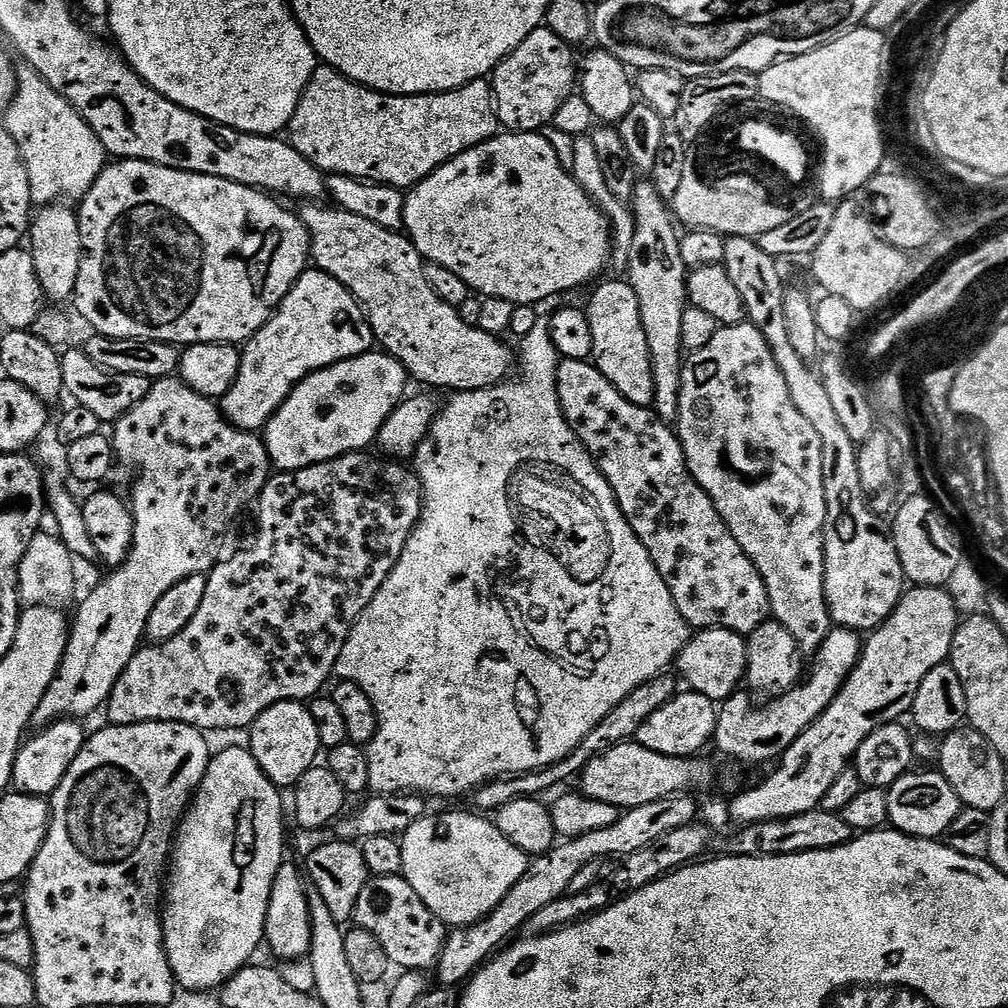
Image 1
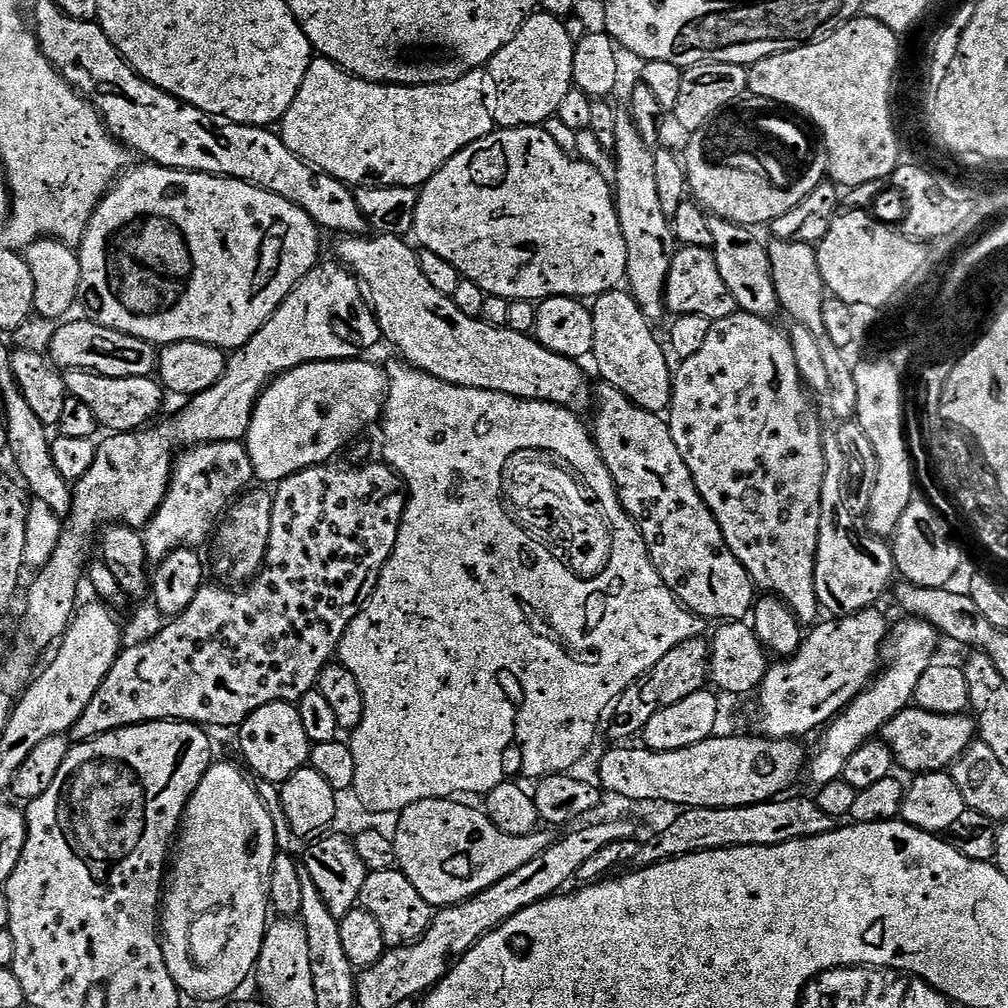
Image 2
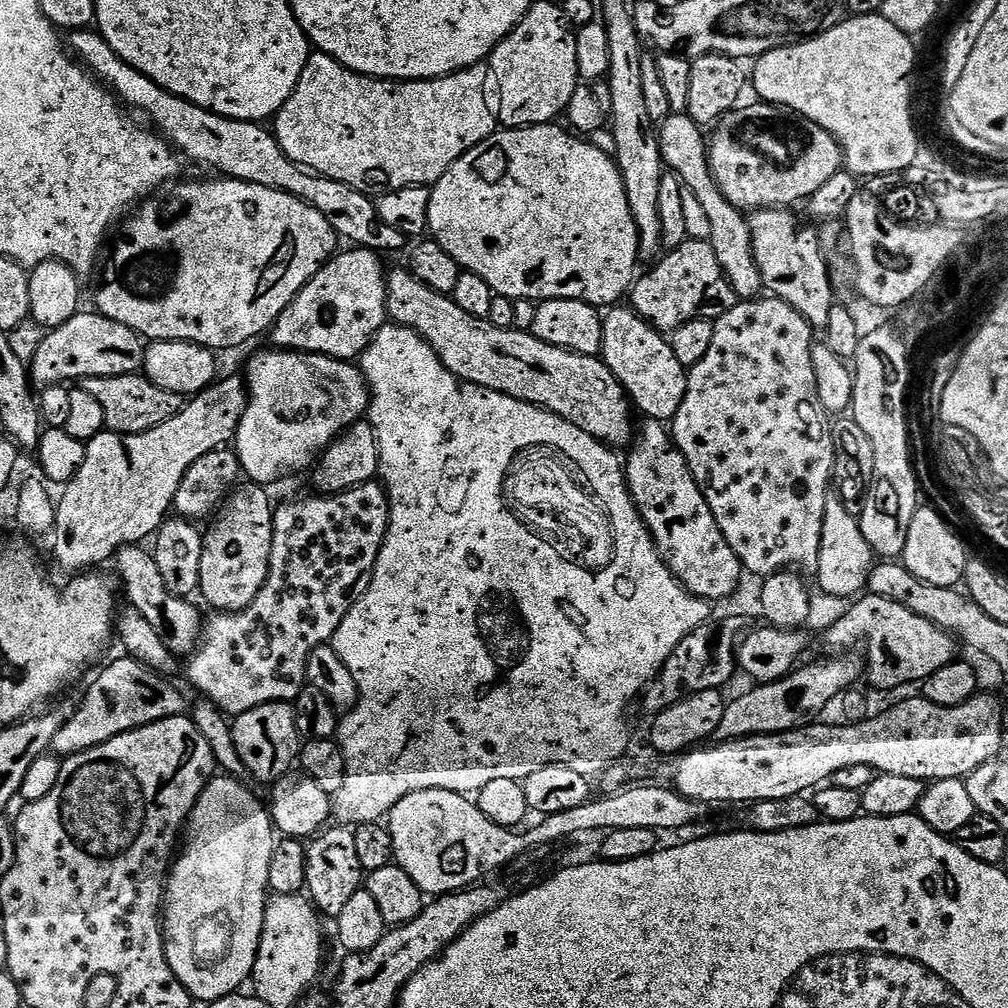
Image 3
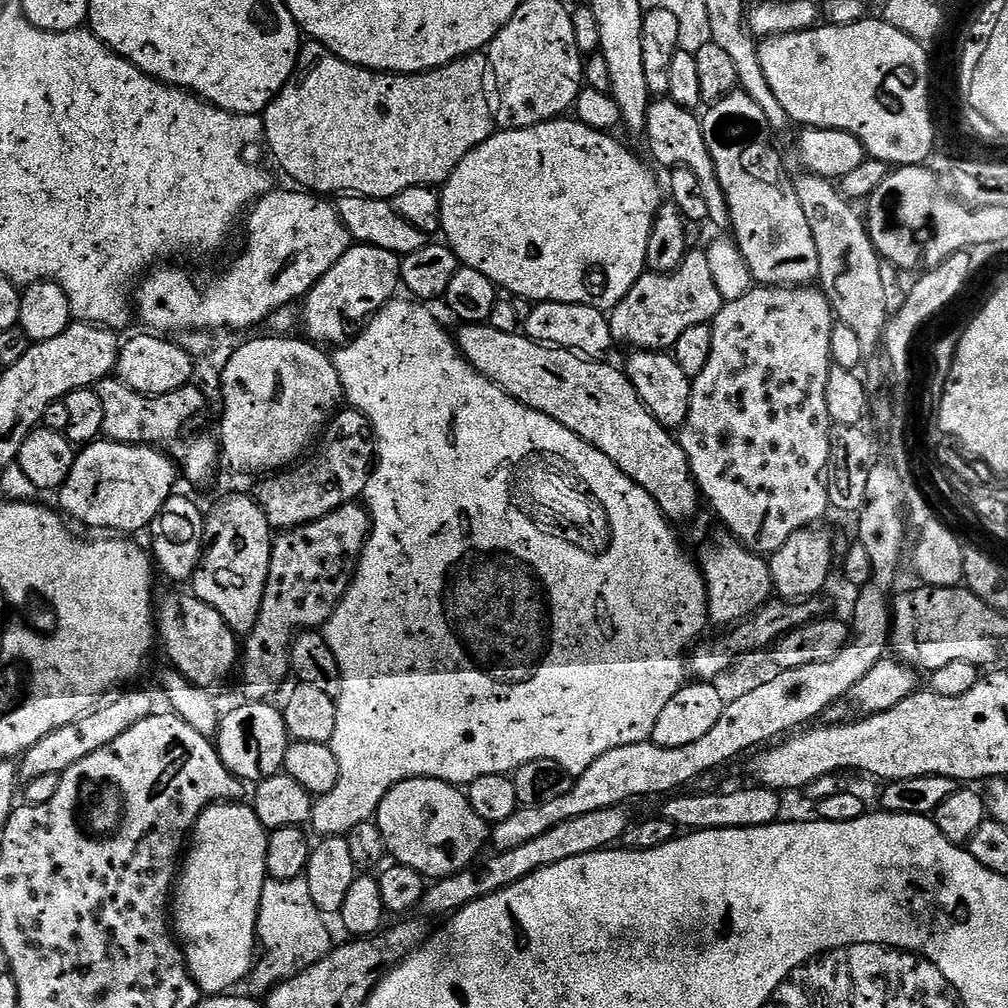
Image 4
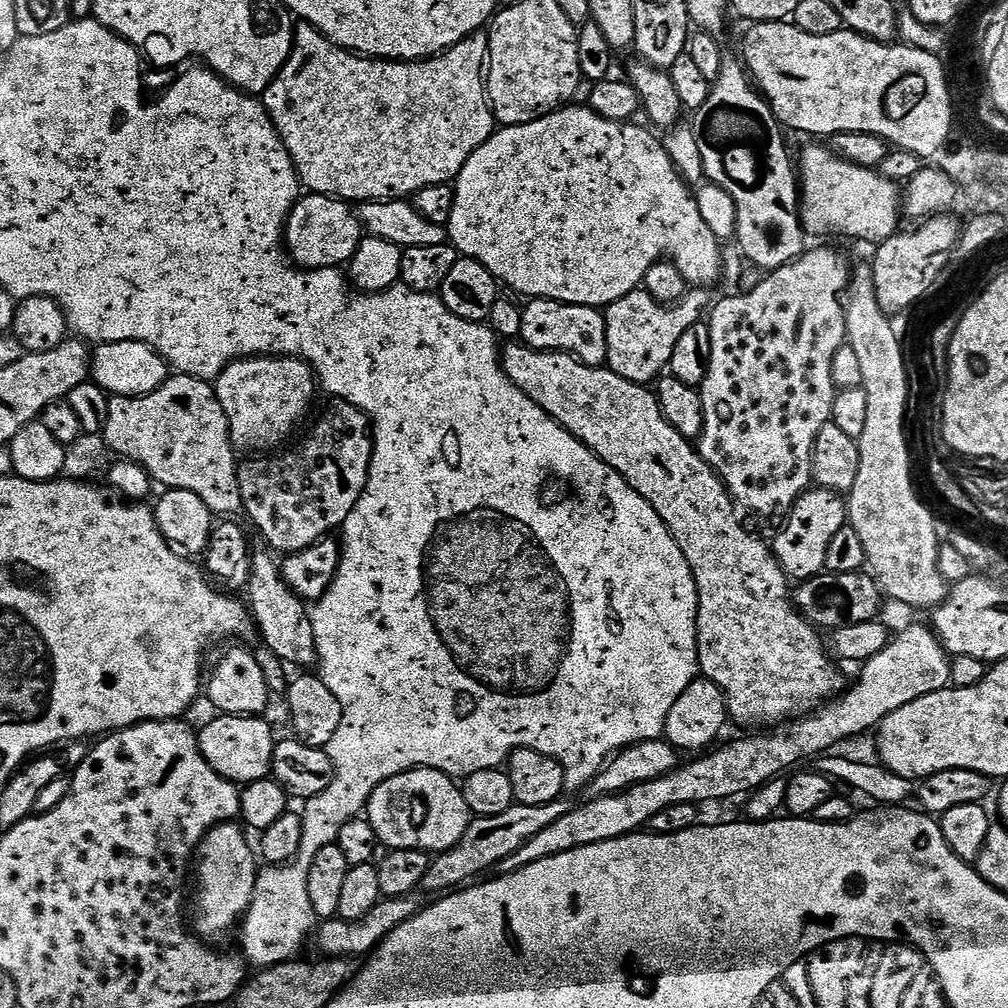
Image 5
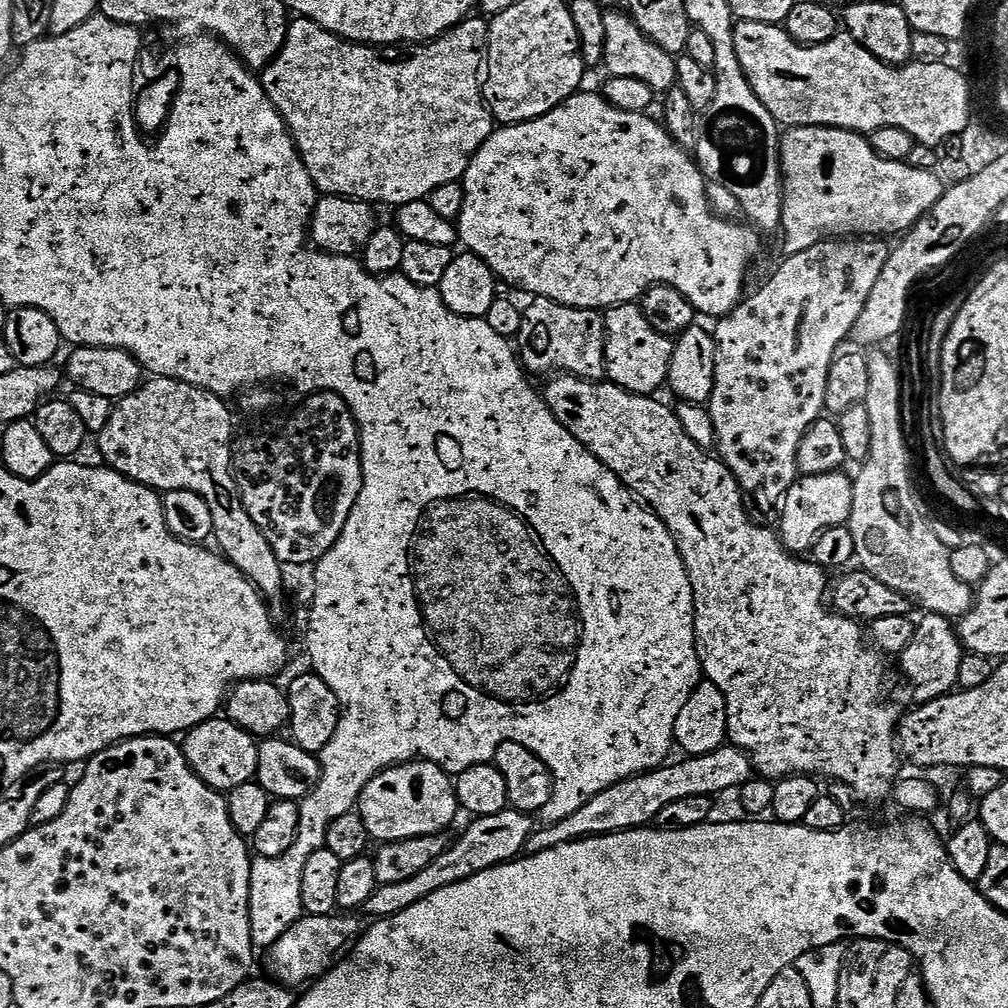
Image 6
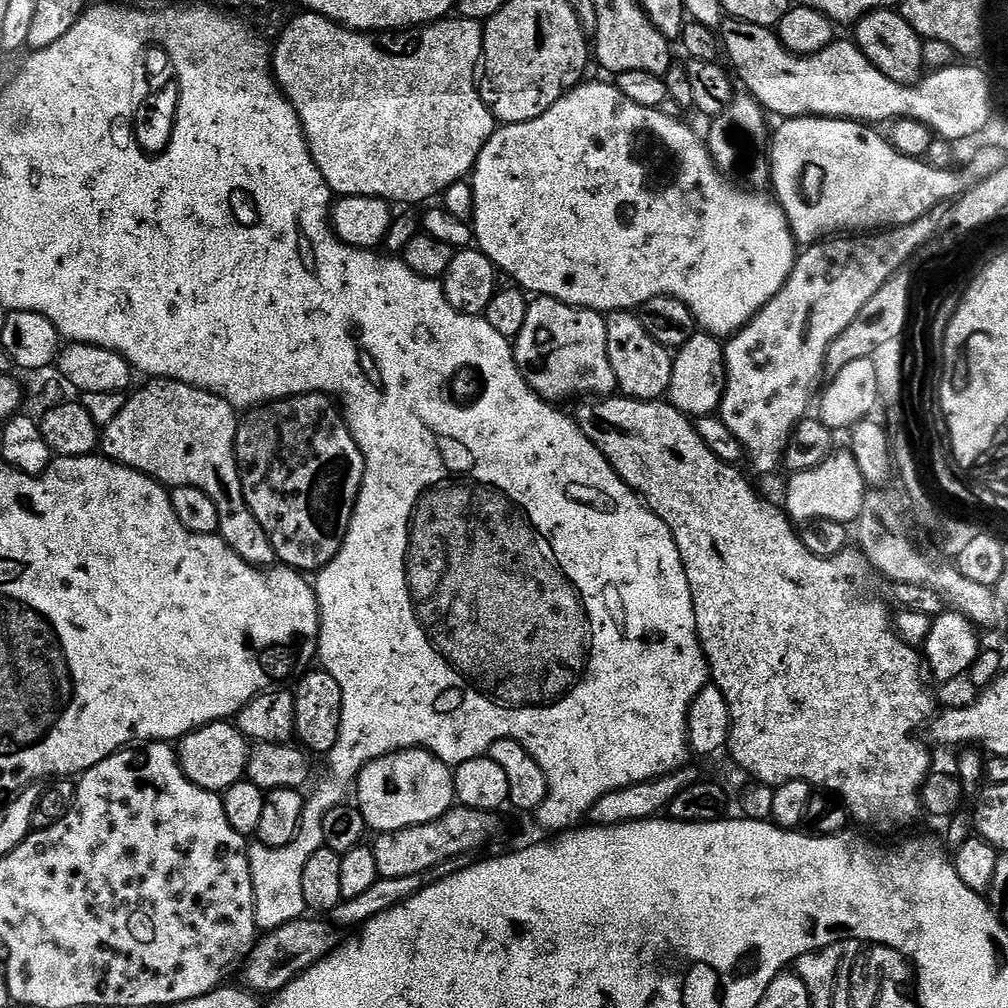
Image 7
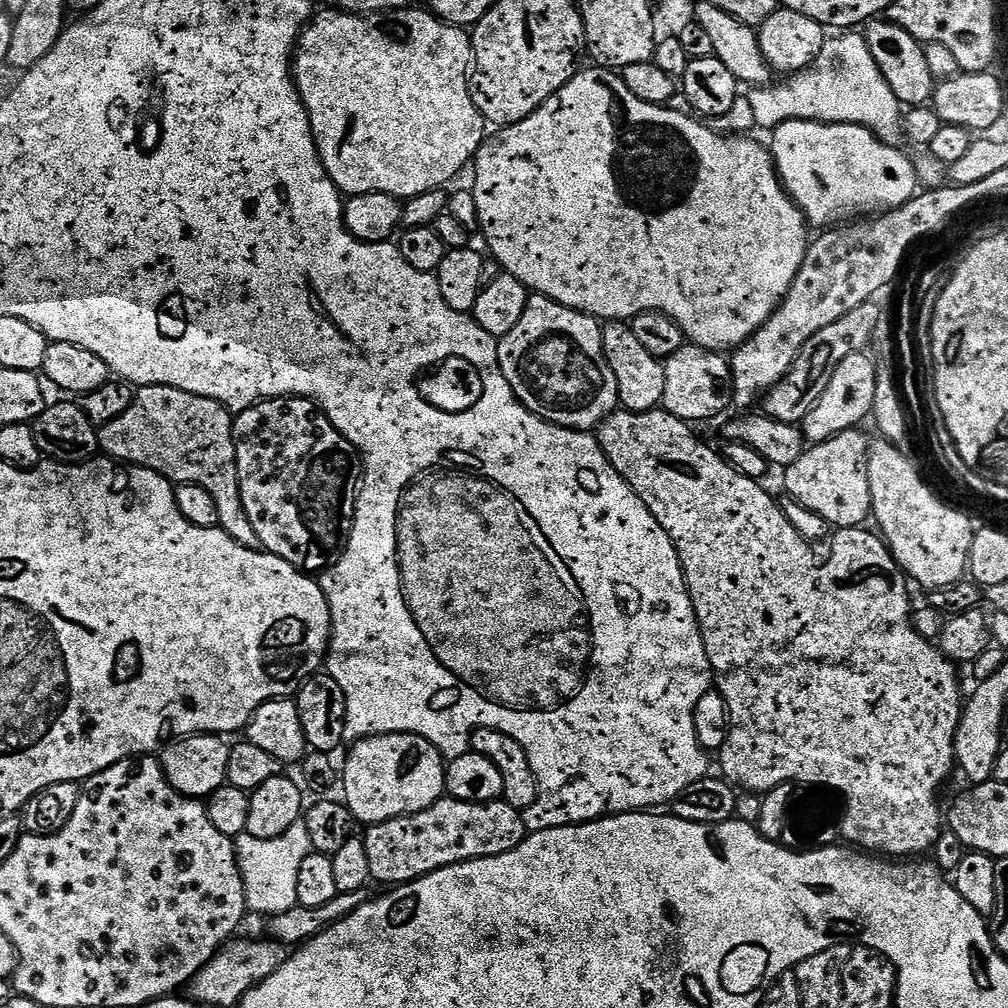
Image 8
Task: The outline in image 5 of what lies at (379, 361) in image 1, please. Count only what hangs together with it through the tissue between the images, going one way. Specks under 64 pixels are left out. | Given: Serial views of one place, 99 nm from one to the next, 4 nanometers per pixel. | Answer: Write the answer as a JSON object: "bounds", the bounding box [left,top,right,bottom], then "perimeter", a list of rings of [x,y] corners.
{"bounds":[214,356,318,450],"perimeter":[[[250,356],[233,360],[216,377],[214,387],[228,419],[232,443],[240,450],[279,449],[279,444],[299,426],[318,393],[316,373],[305,360],[295,356]]]}

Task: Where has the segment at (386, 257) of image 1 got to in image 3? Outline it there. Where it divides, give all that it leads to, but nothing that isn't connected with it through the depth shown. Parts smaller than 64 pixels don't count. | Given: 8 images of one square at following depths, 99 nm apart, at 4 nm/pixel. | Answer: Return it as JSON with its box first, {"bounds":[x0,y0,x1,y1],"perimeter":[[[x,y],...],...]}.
{"bounds":[387,270,634,449],"perimeter":[[[404,270],[404,272],[396,272],[387,277],[388,282],[388,316],[391,317],[393,321],[397,324],[401,324],[402,326],[406,326],[410,330],[414,330],[418,335],[435,352],[438,354],[438,358],[440,361],[444,363],[446,366],[446,370],[450,370],[456,375],[460,380],[465,380],[466,382],[470,382],[471,384],[477,384],[478,386],[486,386],[490,390],[494,390],[495,392],[501,392],[502,394],[506,394],[510,398],[518,398],[522,402],[526,402],[527,404],[535,404],[537,408],[544,408],[547,412],[552,412],[556,416],[561,416],[562,418],[566,418],[570,422],[574,422],[574,426],[578,426],[582,430],[586,430],[586,434],[590,434],[595,438],[595,440],[599,440],[603,442],[605,445],[611,446],[613,449],[620,448],[625,444],[625,446],[631,445],[634,440],[634,428],[632,432],[632,412],[634,413],[633,405],[630,403],[628,399],[627,392],[624,391],[623,386],[616,381],[614,378],[614,374],[609,370],[607,366],[605,366],[603,359],[594,357],[594,356],[583,356],[582,354],[578,354],[577,352],[567,352],[565,348],[559,348],[558,346],[550,346],[546,342],[542,342],[538,339],[537,336],[533,336],[531,331],[524,330],[524,332],[520,332],[521,330],[517,330],[516,328],[499,328],[498,326],[494,326],[488,319],[479,320],[478,318],[474,318],[470,314],[466,314],[466,310],[462,310],[455,302],[452,301],[451,295],[445,294],[443,292],[435,292],[434,290],[430,290],[430,286],[426,286],[421,282],[416,275],[413,274],[410,270]]]}

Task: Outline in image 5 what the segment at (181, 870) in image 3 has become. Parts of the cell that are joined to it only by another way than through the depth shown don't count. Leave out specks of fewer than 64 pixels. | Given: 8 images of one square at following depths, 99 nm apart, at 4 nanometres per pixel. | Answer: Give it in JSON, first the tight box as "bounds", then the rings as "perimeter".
{"bounds":[199,823,258,932],"perimeter":[[[239,823],[219,824],[205,834],[199,846],[200,916],[204,919],[204,928],[208,932],[228,932],[236,923],[239,925],[245,919],[258,871],[258,856],[253,841],[251,844],[247,835],[249,833]]]}

